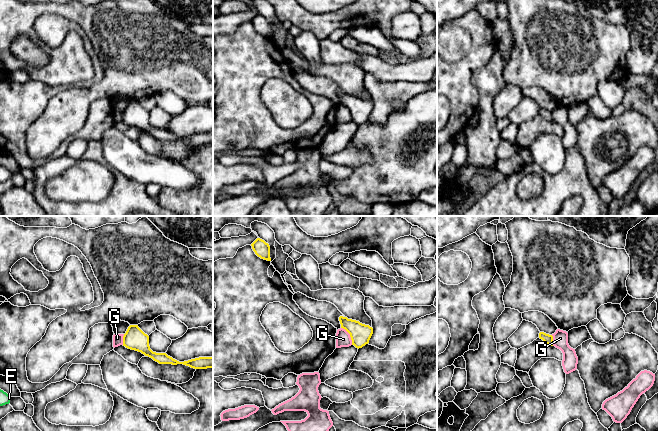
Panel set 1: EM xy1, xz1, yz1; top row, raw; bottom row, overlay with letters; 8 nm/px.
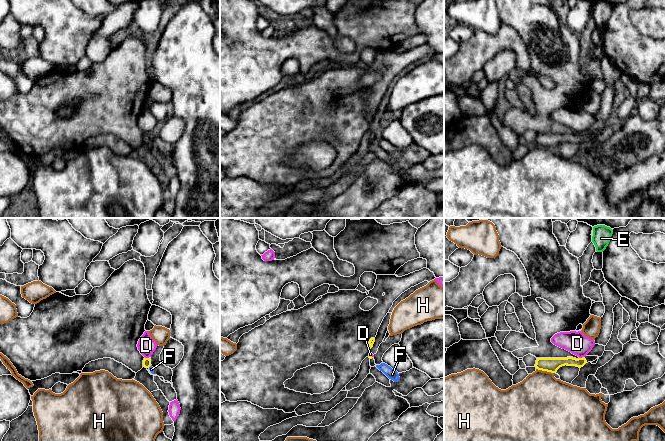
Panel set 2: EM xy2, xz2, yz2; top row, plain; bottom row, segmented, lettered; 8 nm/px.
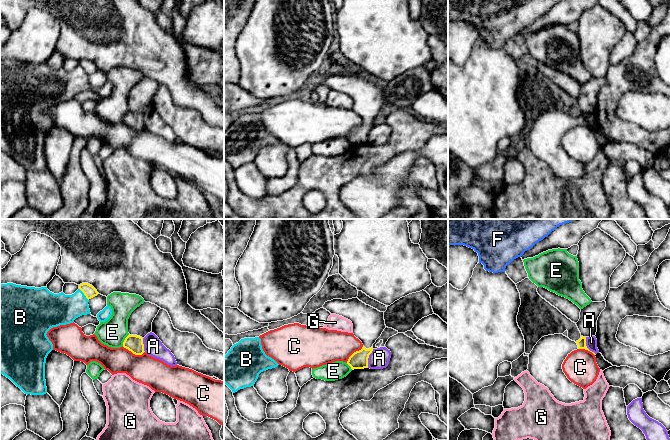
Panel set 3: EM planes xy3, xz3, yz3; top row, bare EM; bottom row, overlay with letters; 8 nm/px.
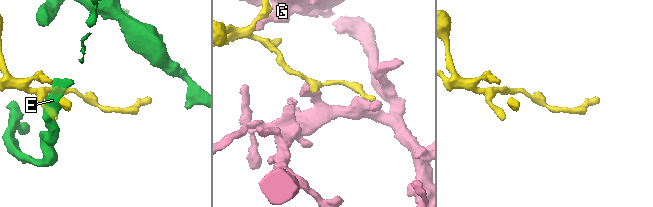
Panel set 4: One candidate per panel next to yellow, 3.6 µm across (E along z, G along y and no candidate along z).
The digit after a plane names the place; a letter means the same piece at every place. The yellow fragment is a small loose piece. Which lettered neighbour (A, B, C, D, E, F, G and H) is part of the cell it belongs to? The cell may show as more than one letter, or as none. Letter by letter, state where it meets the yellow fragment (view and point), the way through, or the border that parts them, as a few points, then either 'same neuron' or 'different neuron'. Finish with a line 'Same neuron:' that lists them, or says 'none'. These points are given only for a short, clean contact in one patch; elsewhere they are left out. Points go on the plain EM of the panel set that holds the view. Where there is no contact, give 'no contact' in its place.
A: yz3 (586, 122) | along yz3 (585, 113), (585, 121), (595, 130) | different neuron
B: xy3 (84, 70) | along xy3 (79, 64), (88, 76) | different neuron
C: xy3 (133, 129) | along xy3 (122, 122), (135, 130), (142, 130), (144, 128) | different neuron
D: yz2 (582, 133) | along yz2 (583, 132), (579, 134) | different neuron
E: xy3 (124, 116) | different neuron
F: xy2 (149, 142) | along xy2 (151, 141), (148, 143) | different neuron
G: xz1 (350, 111) | different neuron
H: yz2 (545, 146) | different neuron
Same neuron: none

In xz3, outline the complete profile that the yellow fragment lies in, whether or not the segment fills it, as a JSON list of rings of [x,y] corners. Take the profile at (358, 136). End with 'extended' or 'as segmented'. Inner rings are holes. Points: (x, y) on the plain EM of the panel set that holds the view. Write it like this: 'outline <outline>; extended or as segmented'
outline [[[357,73],[348,76],[333,75],[325,78],[322,84],[352,98],[353,110],[362,118],[363,123],[349,133],[347,140],[352,146],[368,144],[373,120],[386,104],[384,88],[366,81]]]; extended

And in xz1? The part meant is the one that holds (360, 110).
outline [[[343,92],[339,93],[339,97],[341,104],[345,105],[350,110],[352,121],[356,124],[362,124],[369,119],[369,116],[373,110],[372,103]]]; as segmented

